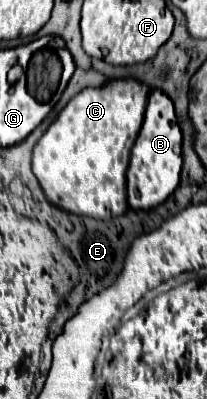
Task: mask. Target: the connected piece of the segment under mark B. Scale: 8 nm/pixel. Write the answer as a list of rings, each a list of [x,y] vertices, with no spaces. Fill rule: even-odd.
[[[153,90],[149,96],[141,132],[131,150],[131,162],[127,170],[127,196],[129,196],[129,206],[133,210],[155,208],[173,194],[173,190],[179,184],[179,174],[183,164],[181,140],[183,134],[175,118],[175,106],[171,104],[171,98],[165,92]]]

